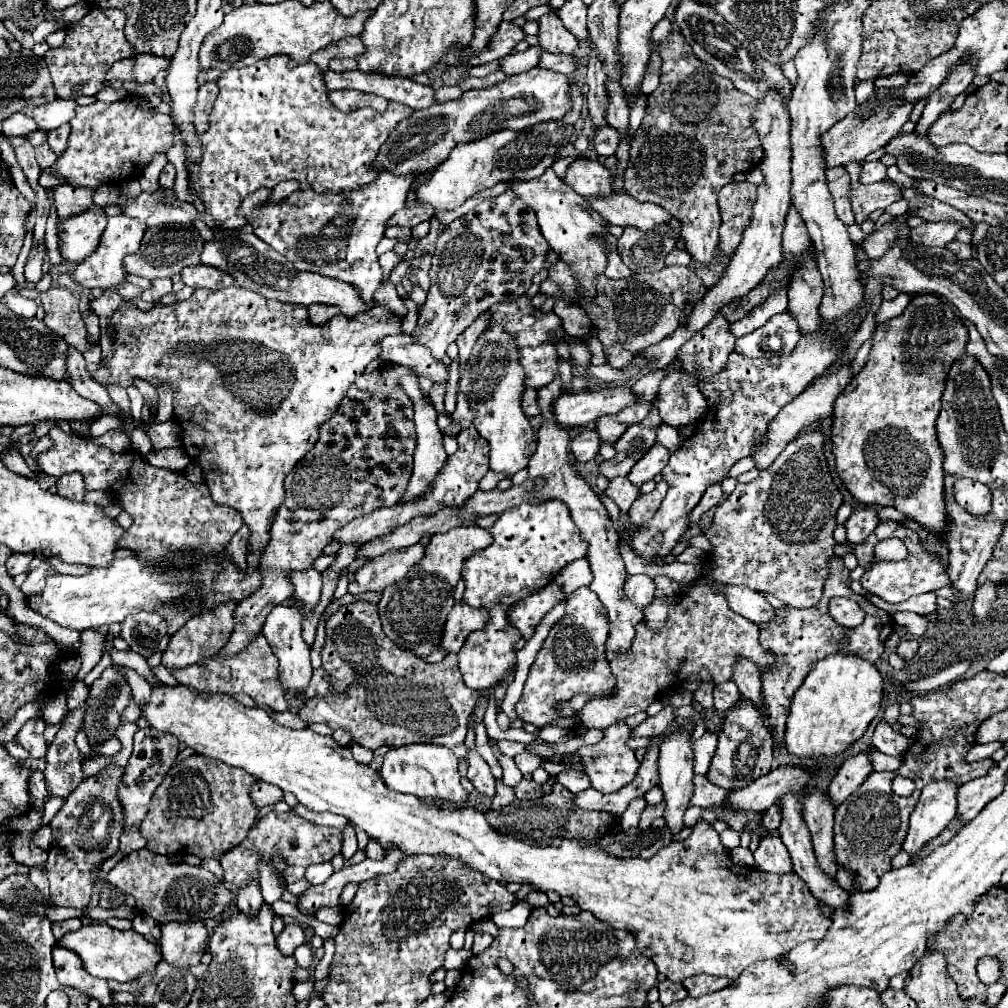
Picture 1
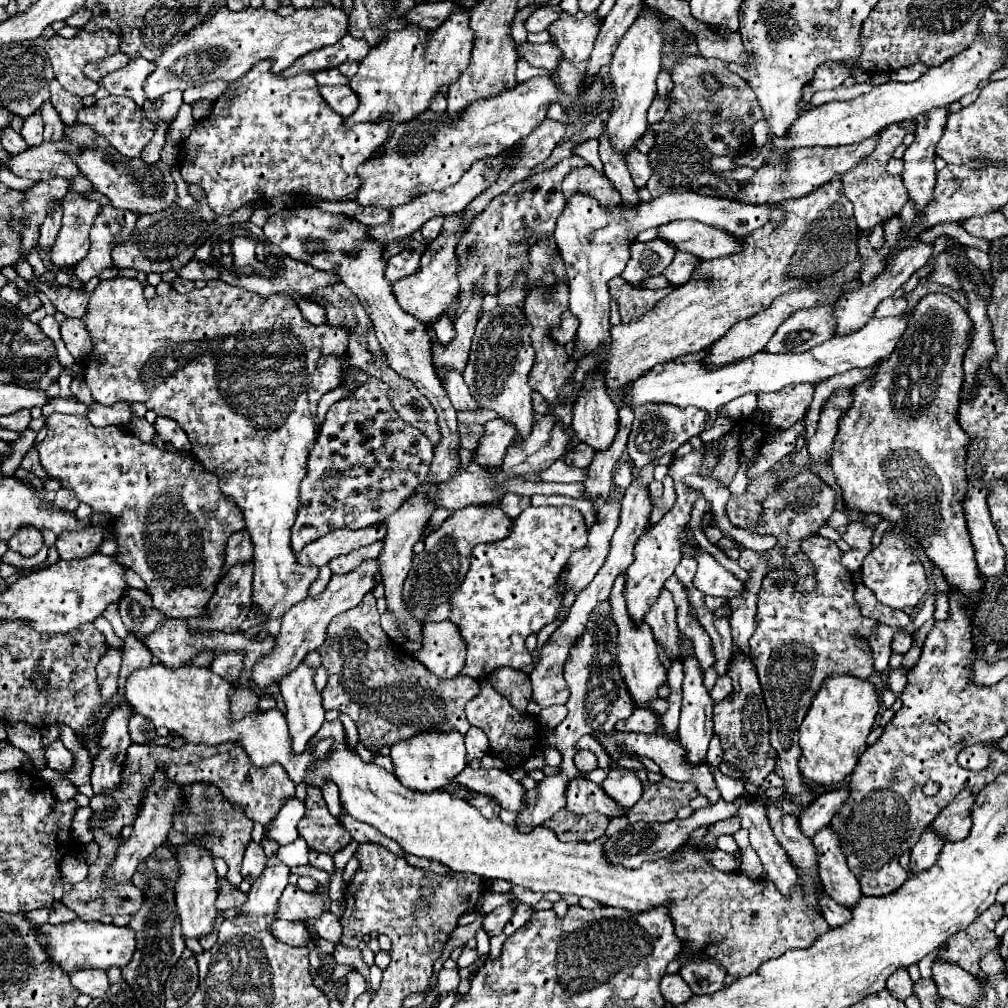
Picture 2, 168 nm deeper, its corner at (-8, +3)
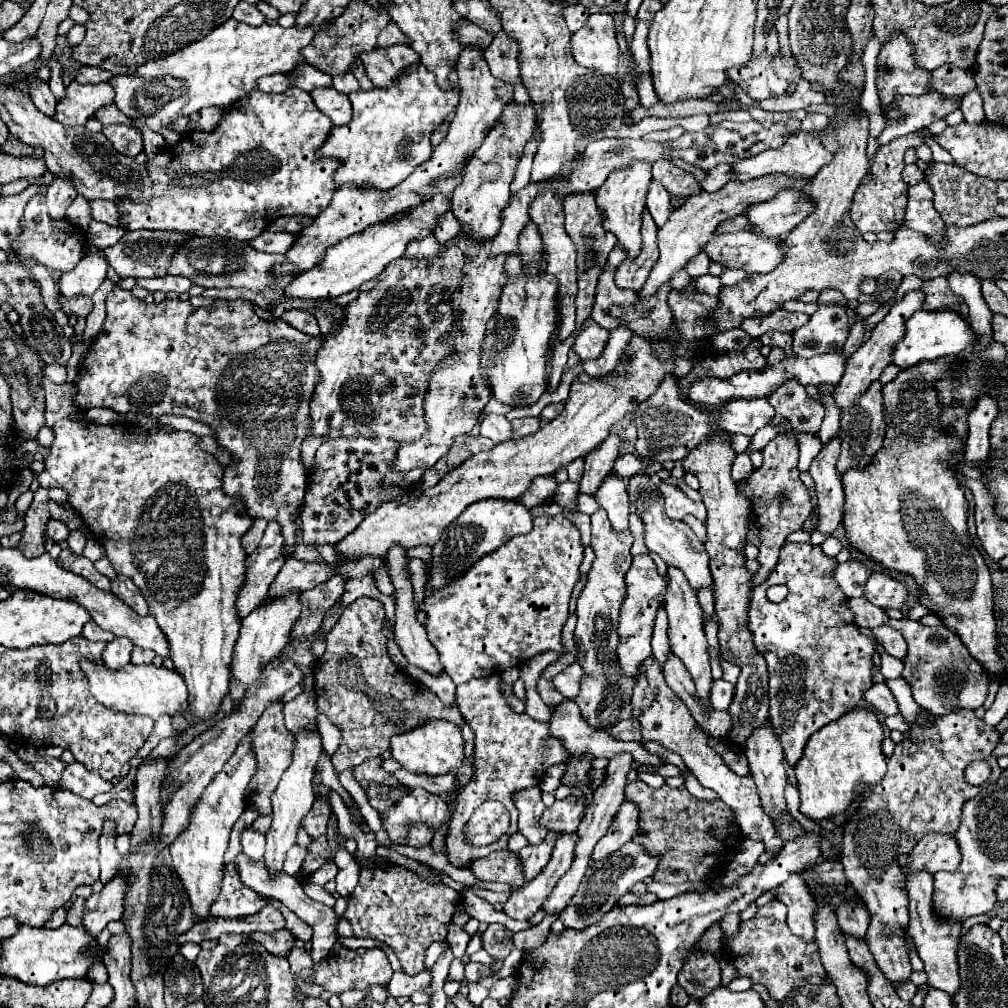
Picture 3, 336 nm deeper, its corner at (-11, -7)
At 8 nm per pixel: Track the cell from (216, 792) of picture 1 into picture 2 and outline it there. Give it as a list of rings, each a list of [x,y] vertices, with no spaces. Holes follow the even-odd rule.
[[[190,783],[184,785],[184,797],[188,797],[188,805],[184,805],[184,813],[176,813],[172,819],[172,829],[168,833],[168,841],[172,845],[192,843],[196,837],[198,845],[208,849],[212,857],[222,857],[228,863],[228,881],[238,885],[242,881],[240,865],[244,857],[246,843],[251,840],[254,822],[244,817],[244,809],[226,801],[226,797],[216,789],[216,785],[208,783]]]

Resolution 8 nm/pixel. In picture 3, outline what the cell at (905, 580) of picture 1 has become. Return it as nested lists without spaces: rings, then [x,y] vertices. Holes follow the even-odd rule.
[[[873,573],[865,585],[865,597],[881,609],[903,609],[905,585],[887,573]]]

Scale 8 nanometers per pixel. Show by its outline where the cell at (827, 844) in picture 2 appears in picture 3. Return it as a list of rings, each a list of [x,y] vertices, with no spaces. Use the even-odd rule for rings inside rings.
[[[845,903],[837,911],[839,929],[843,935],[855,935],[857,939],[863,939],[869,927],[869,915],[867,909],[859,903]]]

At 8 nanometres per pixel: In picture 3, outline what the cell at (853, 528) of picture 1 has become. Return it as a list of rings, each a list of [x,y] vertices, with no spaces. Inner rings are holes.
[[[855,559],[845,561],[843,565],[839,565],[839,567],[833,571],[835,581],[839,583],[839,587],[843,589],[843,593],[845,593],[847,597],[861,597],[869,575],[871,575],[869,569],[867,569],[863,563],[855,561]]]

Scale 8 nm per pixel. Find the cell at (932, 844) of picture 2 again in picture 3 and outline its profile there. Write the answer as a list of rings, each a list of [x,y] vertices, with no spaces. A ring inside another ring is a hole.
[[[913,871],[907,875],[907,891],[909,891],[909,931],[911,939],[915,939],[917,953],[925,963],[925,973],[929,977],[929,985],[935,989],[947,991],[955,995],[959,991],[959,965],[957,965],[957,939],[961,935],[963,923],[939,923],[935,919],[933,903],[933,875],[923,871]]]

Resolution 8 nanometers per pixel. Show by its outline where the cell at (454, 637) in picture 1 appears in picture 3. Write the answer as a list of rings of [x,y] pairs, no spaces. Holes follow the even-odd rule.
[[[411,665],[407,667],[407,673],[415,681],[427,685],[445,703],[445,707],[451,707],[455,703],[455,683],[451,681],[451,677],[447,673],[441,673],[441,675],[435,677],[435,675],[427,675],[425,671],[421,671],[417,667],[411,667]]]

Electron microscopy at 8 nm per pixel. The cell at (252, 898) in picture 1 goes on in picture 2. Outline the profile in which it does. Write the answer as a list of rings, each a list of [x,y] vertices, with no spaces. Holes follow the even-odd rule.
[[[250,841],[248,847],[246,847],[246,853],[244,853],[244,863],[242,863],[242,877],[254,885],[258,879],[260,879],[260,873],[264,873],[264,865],[266,865],[266,855],[264,855],[264,849]]]

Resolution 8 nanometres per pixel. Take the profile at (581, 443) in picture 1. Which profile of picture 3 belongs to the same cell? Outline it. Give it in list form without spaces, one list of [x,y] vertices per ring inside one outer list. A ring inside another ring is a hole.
[[[579,457],[579,459],[575,459],[571,465],[567,465],[567,471],[569,471],[569,479],[571,479],[571,481],[579,483],[579,479],[581,479],[581,475],[583,475],[583,463],[585,463],[585,459]]]

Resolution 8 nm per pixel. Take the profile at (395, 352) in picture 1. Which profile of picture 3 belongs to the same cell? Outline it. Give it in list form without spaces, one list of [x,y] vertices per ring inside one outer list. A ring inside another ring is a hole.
[[[485,415],[485,421],[479,423],[481,435],[493,439],[495,443],[503,443],[513,437],[513,427],[511,421],[503,415]]]

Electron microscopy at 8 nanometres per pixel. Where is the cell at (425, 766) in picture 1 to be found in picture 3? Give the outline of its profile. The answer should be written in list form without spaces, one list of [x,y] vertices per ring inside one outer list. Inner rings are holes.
[[[433,719],[425,721],[423,727],[415,727],[415,731],[407,731],[403,735],[391,737],[391,753],[393,759],[403,765],[403,769],[413,773],[425,773],[425,775],[443,775],[451,769],[459,769],[463,763],[463,735],[461,729],[445,719]]]

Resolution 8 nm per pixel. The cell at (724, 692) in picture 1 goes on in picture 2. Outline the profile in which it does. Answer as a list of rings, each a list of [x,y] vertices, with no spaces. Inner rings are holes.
[[[724,675],[724,677],[718,677],[718,681],[716,681],[716,685],[714,685],[710,697],[718,703],[718,701],[726,699],[730,693],[732,693],[732,681],[730,681],[728,675]]]

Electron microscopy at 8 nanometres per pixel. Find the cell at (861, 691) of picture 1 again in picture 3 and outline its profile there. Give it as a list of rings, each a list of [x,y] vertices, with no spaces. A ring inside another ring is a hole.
[[[851,709],[841,719],[811,735],[803,751],[803,759],[799,759],[795,765],[797,787],[801,795],[799,811],[811,821],[825,821],[845,813],[855,797],[883,779],[887,763],[881,743],[883,729],[875,713],[867,709]]]

